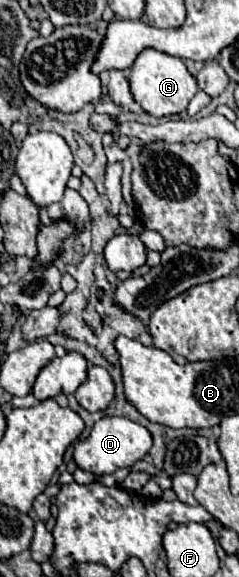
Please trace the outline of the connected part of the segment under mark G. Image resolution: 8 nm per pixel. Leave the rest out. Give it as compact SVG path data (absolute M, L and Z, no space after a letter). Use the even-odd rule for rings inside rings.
M147 48L137 56L137 60L135 60L135 64L131 66L131 72L129 72L129 84L131 84L133 98L141 104L141 108L145 112L149 112L155 118L185 112L189 100L199 90L195 76L189 74L189 70L185 68L181 58L163 54L163 52L153 50L153 48Z

